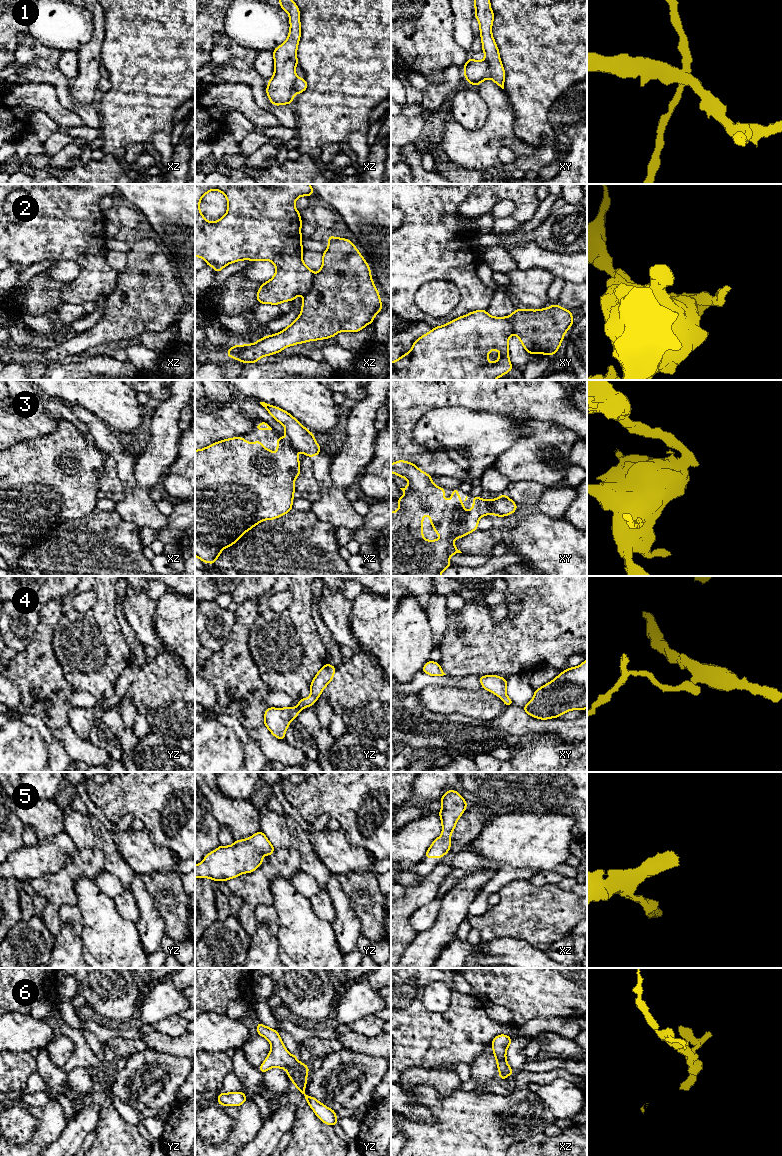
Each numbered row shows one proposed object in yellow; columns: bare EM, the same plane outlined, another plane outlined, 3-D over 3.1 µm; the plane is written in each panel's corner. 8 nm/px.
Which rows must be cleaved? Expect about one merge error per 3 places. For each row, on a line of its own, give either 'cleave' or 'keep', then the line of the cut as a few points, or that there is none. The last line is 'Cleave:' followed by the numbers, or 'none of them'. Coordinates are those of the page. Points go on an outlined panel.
1: cleave; cut in xy along (484, 59), (490, 69), (489, 77)
2: cleave; cut in xz along (314, 275), (312, 288), (304, 296)
3: cleave; cut in xy along (488, 500), (490, 513)
4: keep; no cut
5: keep; no cut
6: keep; no cut
Cleave: 1, 2, 3

